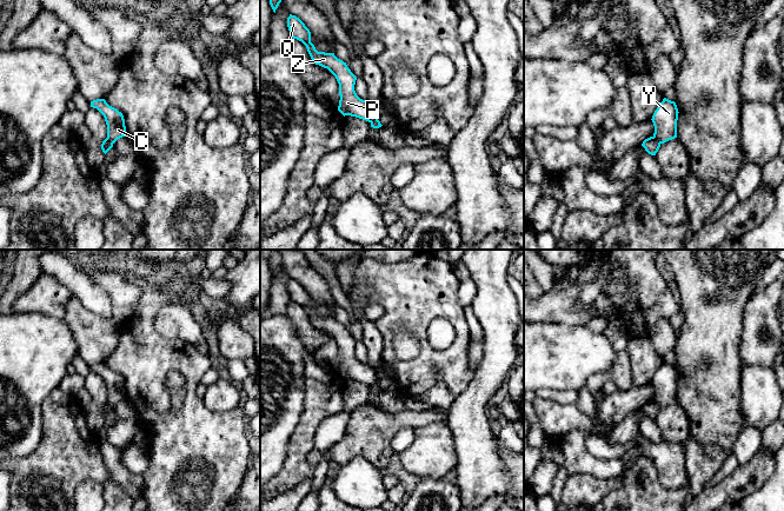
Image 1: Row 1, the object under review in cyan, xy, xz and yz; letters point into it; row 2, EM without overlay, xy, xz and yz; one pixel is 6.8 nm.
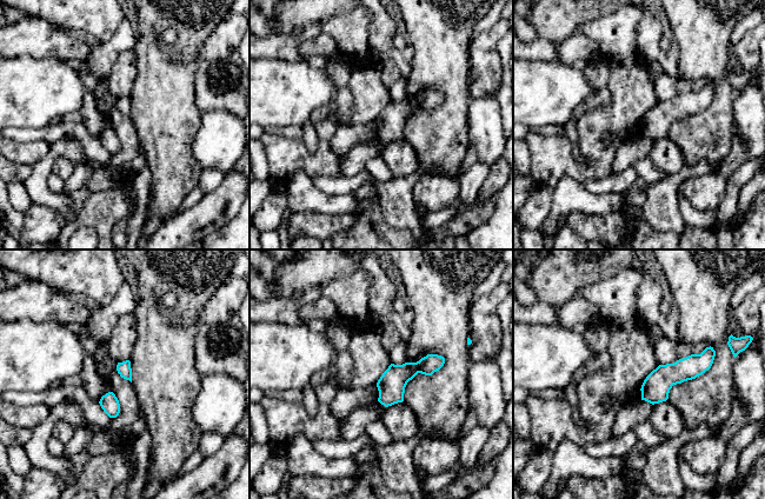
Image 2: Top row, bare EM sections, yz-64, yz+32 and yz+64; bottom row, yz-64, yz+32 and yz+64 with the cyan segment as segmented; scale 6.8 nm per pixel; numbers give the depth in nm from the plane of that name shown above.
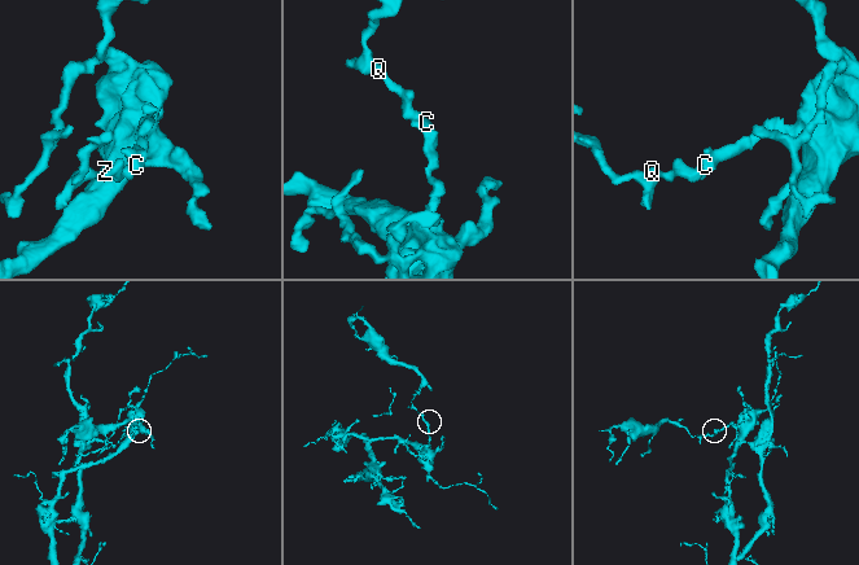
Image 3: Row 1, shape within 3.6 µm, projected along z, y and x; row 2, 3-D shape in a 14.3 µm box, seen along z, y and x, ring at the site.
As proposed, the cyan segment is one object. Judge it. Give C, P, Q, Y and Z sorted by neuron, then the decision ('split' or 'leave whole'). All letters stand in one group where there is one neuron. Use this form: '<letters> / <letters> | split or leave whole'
C Y / P Q Z | split

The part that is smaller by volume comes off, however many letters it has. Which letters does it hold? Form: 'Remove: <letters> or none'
Remove: P, Q, Z

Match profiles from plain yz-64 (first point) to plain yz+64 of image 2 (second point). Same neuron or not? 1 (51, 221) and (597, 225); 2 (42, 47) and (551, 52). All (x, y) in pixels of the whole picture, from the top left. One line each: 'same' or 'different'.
1: same
2: same

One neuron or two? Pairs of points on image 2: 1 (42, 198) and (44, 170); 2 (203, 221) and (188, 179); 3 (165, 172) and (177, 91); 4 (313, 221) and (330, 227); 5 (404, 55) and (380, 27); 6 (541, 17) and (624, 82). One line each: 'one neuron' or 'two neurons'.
1: one neuron
2: two neurons
3: one neuron
4: one neuron
5: one neuron
6: two neurons

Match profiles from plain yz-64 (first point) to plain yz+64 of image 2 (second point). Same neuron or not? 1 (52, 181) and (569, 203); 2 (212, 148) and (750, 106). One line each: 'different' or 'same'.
1: different
2: same

